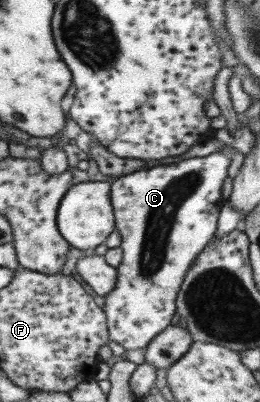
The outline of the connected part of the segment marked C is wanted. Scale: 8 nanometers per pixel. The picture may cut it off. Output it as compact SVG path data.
M226 145L224 151L216 151L207 156L184 159L171 165L155 164L118 177L111 184L111 203L114 211L115 227L122 238L122 262L118 266L116 288L109 296L100 299L106 313L109 341L116 341L124 349L135 350L147 345L168 326L176 311L176 298L182 280L192 268L198 254L213 240L218 224L218 214L224 204L222 184L228 176L232 164L234 145Z

